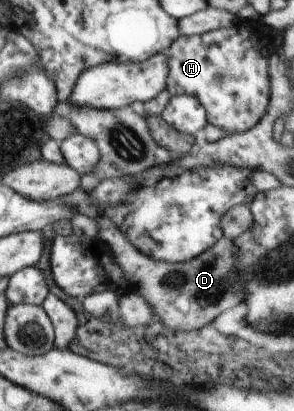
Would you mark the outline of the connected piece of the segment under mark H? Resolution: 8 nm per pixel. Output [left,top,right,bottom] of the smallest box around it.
[165,20,277,136]

